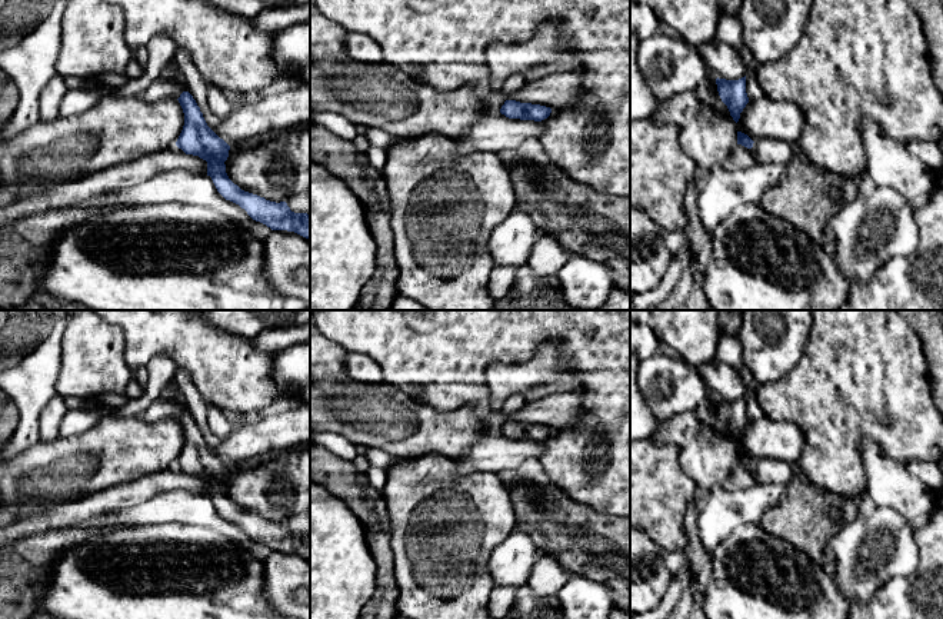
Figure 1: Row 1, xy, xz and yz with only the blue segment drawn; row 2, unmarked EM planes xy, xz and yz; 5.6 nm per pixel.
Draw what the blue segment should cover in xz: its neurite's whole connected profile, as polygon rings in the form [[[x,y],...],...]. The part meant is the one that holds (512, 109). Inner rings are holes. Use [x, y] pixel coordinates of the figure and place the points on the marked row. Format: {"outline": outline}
{"outline": [[[506,100],[500,113],[509,119],[542,122],[550,116],[552,109],[540,104]]]}

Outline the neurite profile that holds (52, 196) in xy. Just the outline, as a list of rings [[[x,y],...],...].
[[[174,144],[166,150],[120,163],[79,180],[31,187],[13,203],[0,207],[0,227],[31,214],[63,207],[77,207],[80,203],[94,196],[133,187],[159,173],[174,169],[207,174],[207,162],[199,156],[186,154]]]

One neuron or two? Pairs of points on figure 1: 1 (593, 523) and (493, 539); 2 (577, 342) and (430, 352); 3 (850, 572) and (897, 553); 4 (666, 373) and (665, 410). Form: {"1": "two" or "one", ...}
{"1": "two", "2": "one", "3": "one", "4": "one"}

